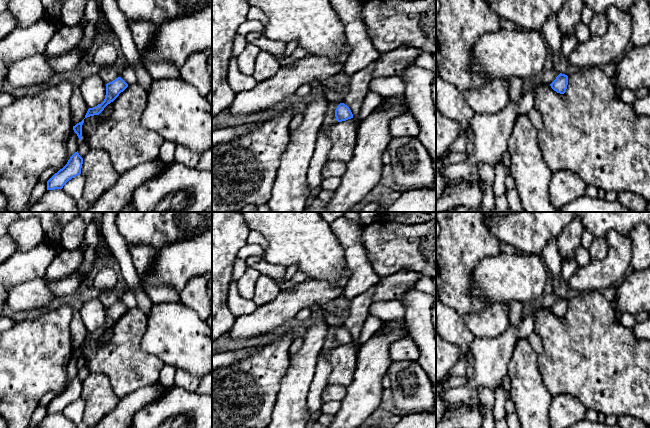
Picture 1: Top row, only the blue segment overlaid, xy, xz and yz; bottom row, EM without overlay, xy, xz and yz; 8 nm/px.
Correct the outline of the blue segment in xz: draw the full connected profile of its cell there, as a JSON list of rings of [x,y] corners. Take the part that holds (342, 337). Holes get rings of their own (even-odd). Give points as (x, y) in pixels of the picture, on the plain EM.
[[[340,327],[335,334],[335,341],[338,346],[353,342],[350,332],[344,327]]]

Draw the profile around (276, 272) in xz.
[[[251,257],[246,260],[246,264],[250,268],[254,268],[263,275],[271,277],[274,281],[284,282],[286,268],[280,265],[268,263],[263,257]]]

